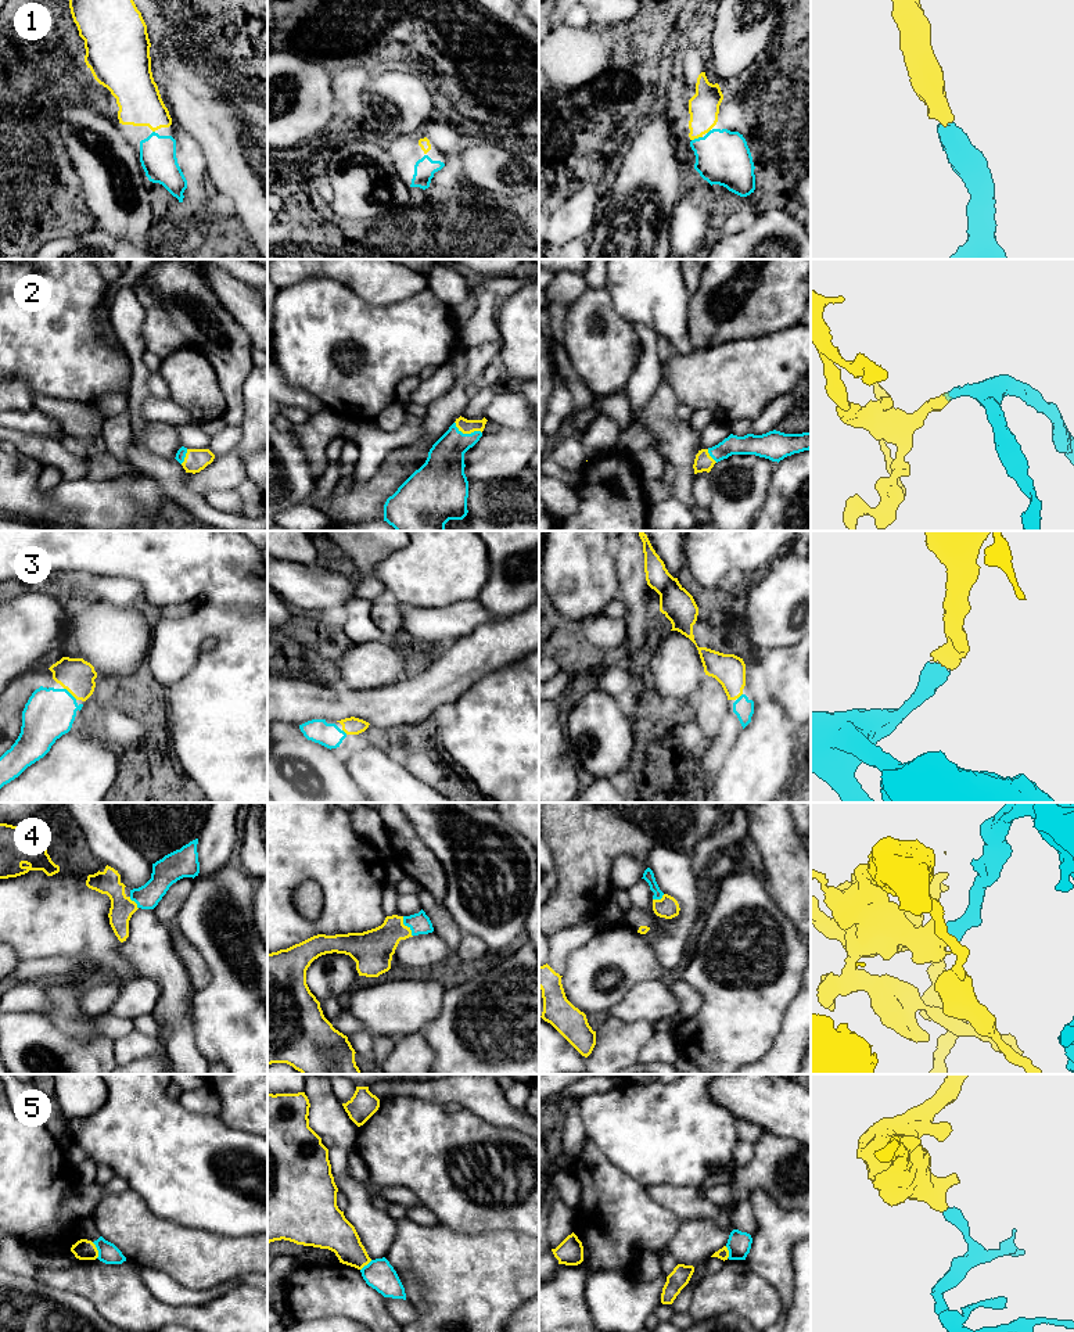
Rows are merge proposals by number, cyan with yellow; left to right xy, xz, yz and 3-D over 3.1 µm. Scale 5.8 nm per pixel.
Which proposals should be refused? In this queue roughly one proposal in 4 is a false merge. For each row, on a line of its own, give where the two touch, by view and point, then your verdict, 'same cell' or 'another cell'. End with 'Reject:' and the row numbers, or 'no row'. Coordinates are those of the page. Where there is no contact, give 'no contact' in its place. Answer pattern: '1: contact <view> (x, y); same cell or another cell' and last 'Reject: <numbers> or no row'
1: contact yz (696, 139); same cell
2: contact xz (467, 434); same cell
3: contact xy (69, 693); same cell
4: contact xz (406, 925); same cell
5: contact xy (97, 1249); another cell
Reject: 5

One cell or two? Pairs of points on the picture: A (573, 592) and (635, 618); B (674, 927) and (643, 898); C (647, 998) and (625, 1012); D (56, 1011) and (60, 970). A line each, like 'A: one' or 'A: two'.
A: two
B: one
C: one
D: two

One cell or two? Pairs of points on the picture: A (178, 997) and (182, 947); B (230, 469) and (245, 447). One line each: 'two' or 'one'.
A: two
B: one

